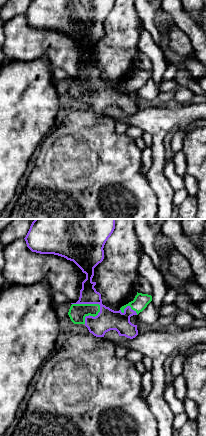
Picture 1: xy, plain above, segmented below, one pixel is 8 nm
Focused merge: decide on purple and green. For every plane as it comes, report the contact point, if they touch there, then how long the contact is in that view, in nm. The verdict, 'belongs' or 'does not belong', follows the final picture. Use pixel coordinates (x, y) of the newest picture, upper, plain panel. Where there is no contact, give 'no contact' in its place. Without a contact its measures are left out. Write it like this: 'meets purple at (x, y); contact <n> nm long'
meets purple at (89, 79); contact 240 nm long

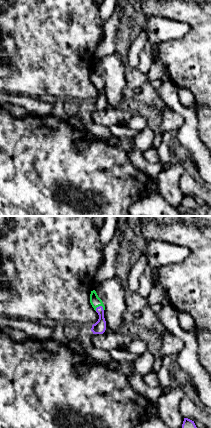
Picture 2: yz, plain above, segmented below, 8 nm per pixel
meets purple at (99, 82); contact 80 nm long

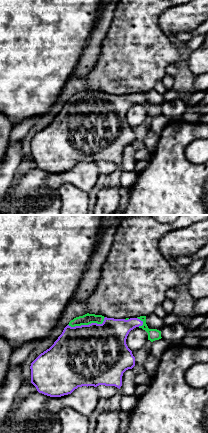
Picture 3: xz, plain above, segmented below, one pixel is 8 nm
meets purple at (87, 101); contact 320 nm long

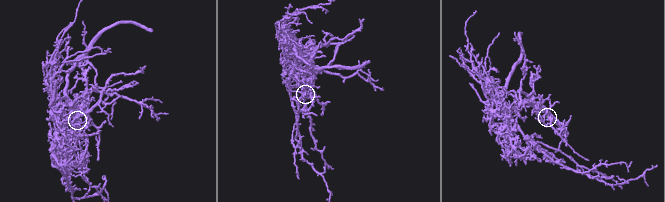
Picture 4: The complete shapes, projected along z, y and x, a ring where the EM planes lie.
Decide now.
belongs

